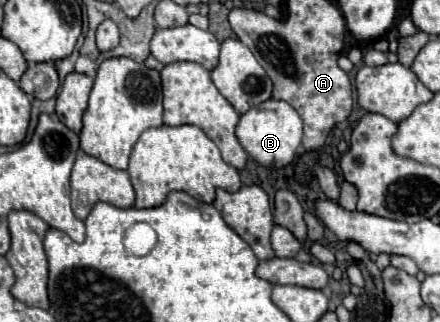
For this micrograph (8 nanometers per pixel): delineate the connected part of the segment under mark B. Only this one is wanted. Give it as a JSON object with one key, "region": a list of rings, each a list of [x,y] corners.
{"region":[[[265,100],[263,104],[257,104],[255,108],[249,108],[245,114],[241,114],[239,124],[235,128],[235,136],[245,148],[245,152],[255,158],[261,166],[277,164],[277,166],[287,166],[295,158],[295,150],[301,144],[303,136],[303,120],[291,108],[291,104],[283,100]]]}

